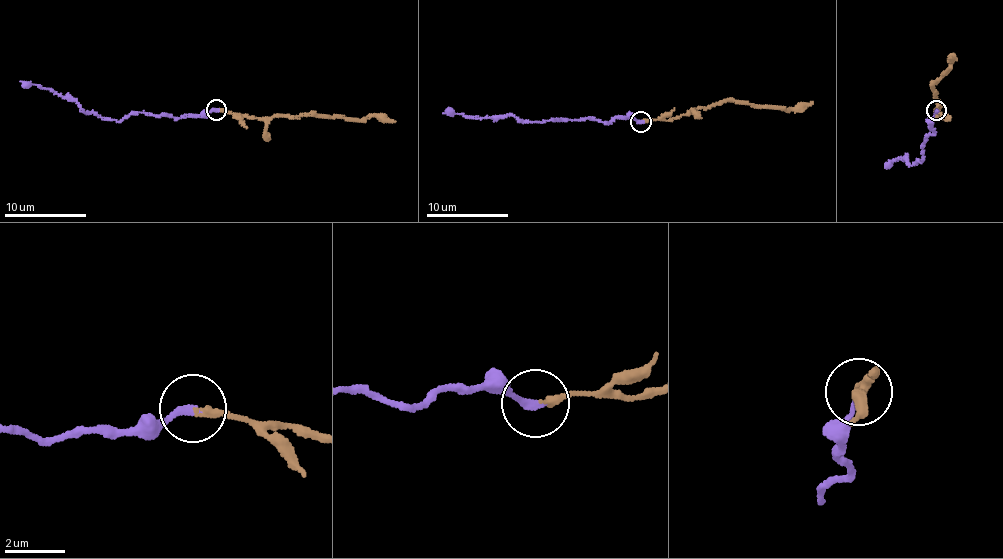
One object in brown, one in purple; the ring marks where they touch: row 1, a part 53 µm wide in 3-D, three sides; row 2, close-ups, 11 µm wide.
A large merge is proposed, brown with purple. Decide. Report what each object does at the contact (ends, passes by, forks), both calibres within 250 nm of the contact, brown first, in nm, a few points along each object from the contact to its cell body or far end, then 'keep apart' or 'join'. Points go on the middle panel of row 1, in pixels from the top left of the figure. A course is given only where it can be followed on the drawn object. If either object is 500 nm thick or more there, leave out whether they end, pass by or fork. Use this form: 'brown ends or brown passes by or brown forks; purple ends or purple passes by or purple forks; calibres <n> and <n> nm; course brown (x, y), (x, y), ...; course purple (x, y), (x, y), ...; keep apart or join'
brown ends; purple ends; calibres 220 and 280 nm; course brown (641, 121), (672, 121), (728, 99), (803, 110), (812, 101); course purple (641, 121), (614, 118), (608, 122), (560, 119), (528, 122), (514, 117), (443, 113); join

